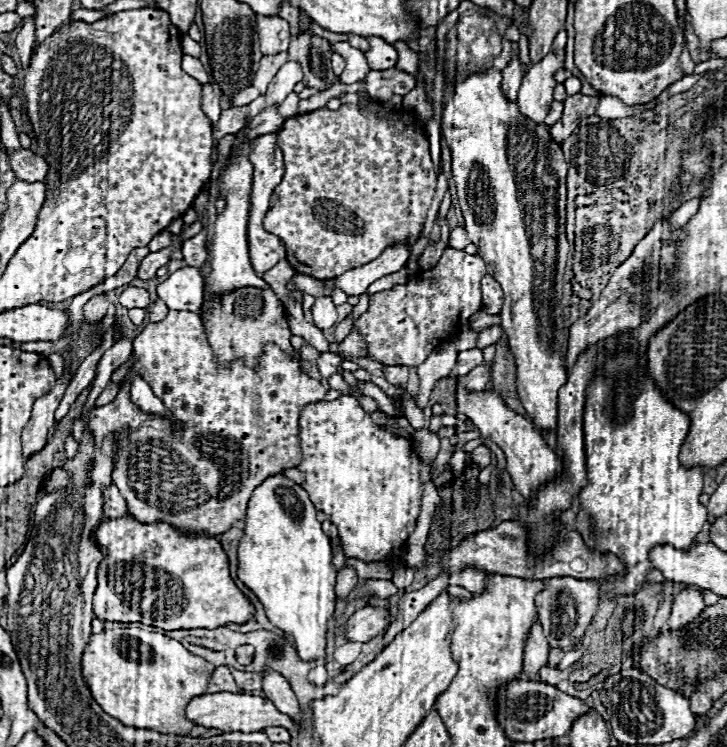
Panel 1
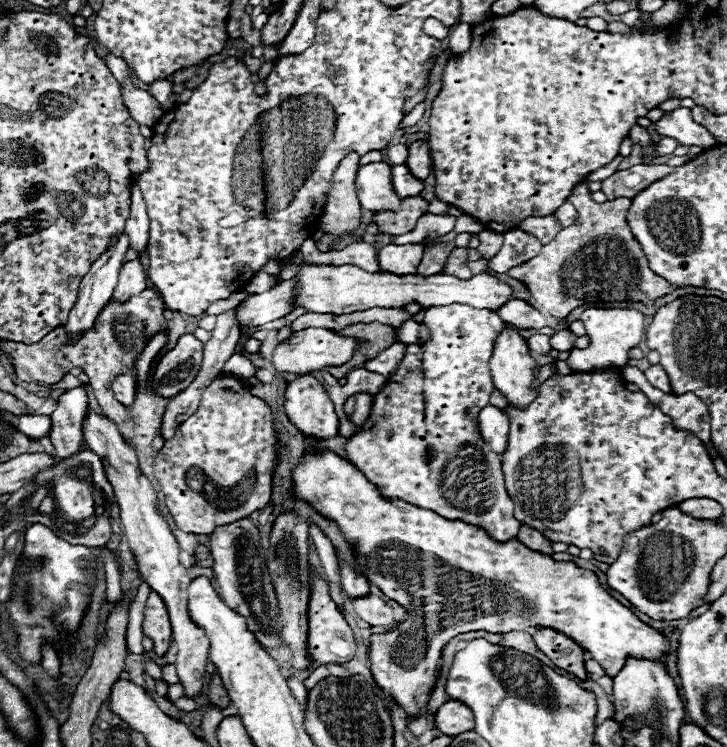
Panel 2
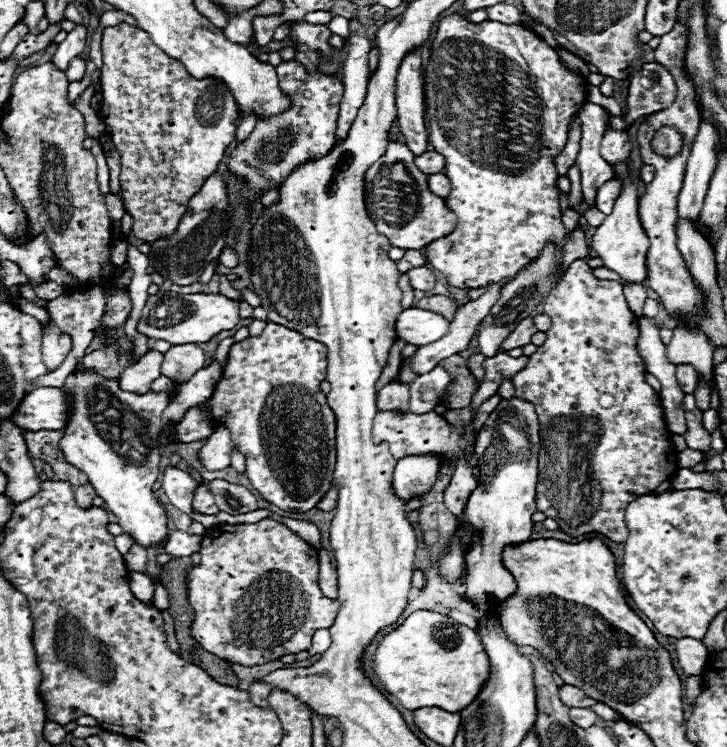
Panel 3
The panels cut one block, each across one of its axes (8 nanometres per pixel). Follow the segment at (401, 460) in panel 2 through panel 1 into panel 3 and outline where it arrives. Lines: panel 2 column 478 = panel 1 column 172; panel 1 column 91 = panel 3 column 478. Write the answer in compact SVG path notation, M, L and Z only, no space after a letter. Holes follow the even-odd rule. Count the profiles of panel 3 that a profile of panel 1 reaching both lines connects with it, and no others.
M494 394L490 396L478 410L476 414L476 420L472 424L468 424L464 428L464 432L456 432L452 426L446 424L446 420L442 416L438 416L436 412L428 412L428 414L422 414L422 416L416 416L412 412L408 414L394 414L394 412L378 412L376 418L374 418L374 428L372 428L372 436L378 442L388 442L390 446L390 452L396 460L404 458L404 456L414 456L414 454L440 454L442 458L448 456L448 452L460 452L462 448L468 446L470 442L470 434L472 434L472 428L474 430L480 430L486 422L486 418L496 410L496 406L500 404L500 394Z

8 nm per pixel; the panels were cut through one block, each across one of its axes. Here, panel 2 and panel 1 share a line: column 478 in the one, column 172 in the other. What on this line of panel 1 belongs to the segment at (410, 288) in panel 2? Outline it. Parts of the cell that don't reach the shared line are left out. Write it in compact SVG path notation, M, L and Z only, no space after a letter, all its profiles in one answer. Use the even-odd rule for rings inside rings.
M192 266L176 270L168 280L158 284L158 298L168 308L200 312L204 302L204 278L200 270Z

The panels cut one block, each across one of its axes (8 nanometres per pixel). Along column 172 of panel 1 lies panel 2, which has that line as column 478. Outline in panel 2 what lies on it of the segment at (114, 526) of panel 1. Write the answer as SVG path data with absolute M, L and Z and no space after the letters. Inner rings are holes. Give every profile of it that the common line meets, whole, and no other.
M310 448L300 456L292 480L294 492L302 502L338 524L344 540L354 548L360 560L358 564L362 574L366 574L372 584L376 584L388 598L402 604L408 612L408 618L396 630L374 634L368 648L370 670L376 684L400 704L408 720L424 714L430 690L438 680L440 652L454 636L464 632L510 632L516 628L526 630L528 626L548 626L574 638L612 678L620 672L628 656L658 660L668 650L668 640L638 620L630 608L614 600L600 586L594 572L584 570L574 562L556 562L546 554L526 548L518 540L508 540L504 544L496 542L478 526L442 518L432 510L418 508L404 500L388 498L386 502L378 488L370 484L360 470L336 452L314 452Z

